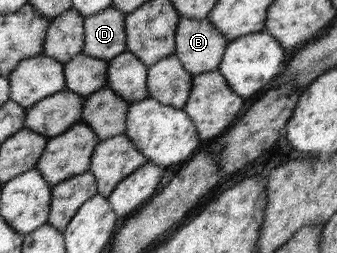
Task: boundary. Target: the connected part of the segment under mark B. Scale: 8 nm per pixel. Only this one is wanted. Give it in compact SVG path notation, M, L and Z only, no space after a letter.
M182 18L176 28L175 42L174 55L182 62L185 70L195 76L217 69L230 40L208 18Z

